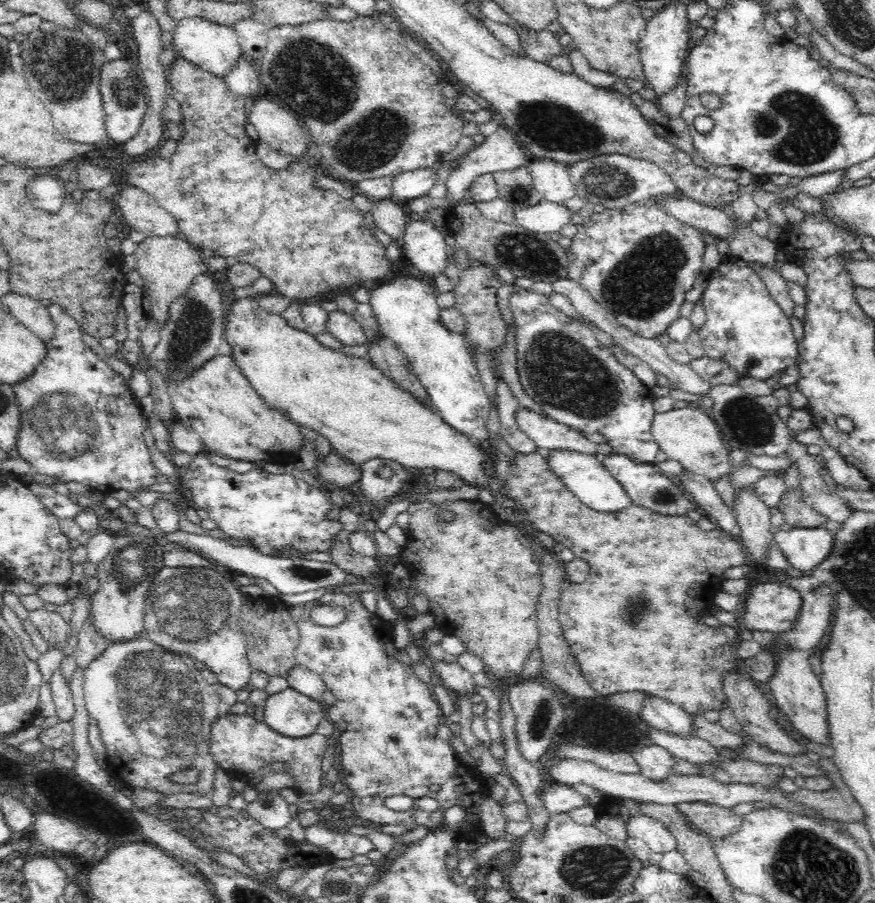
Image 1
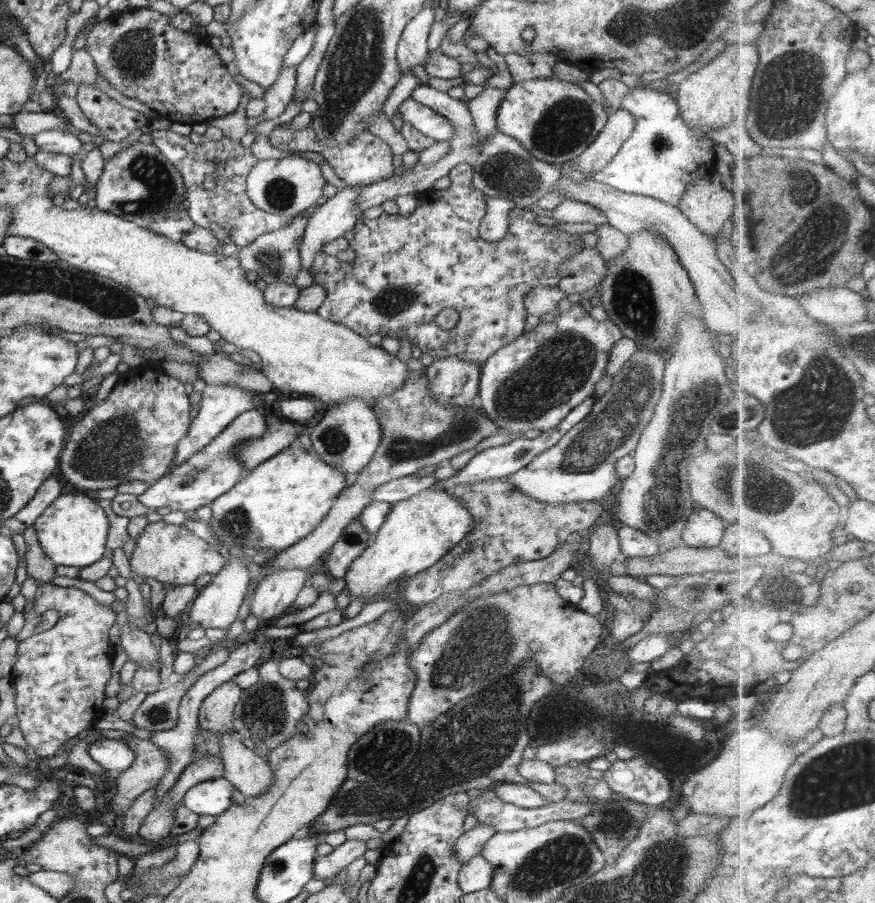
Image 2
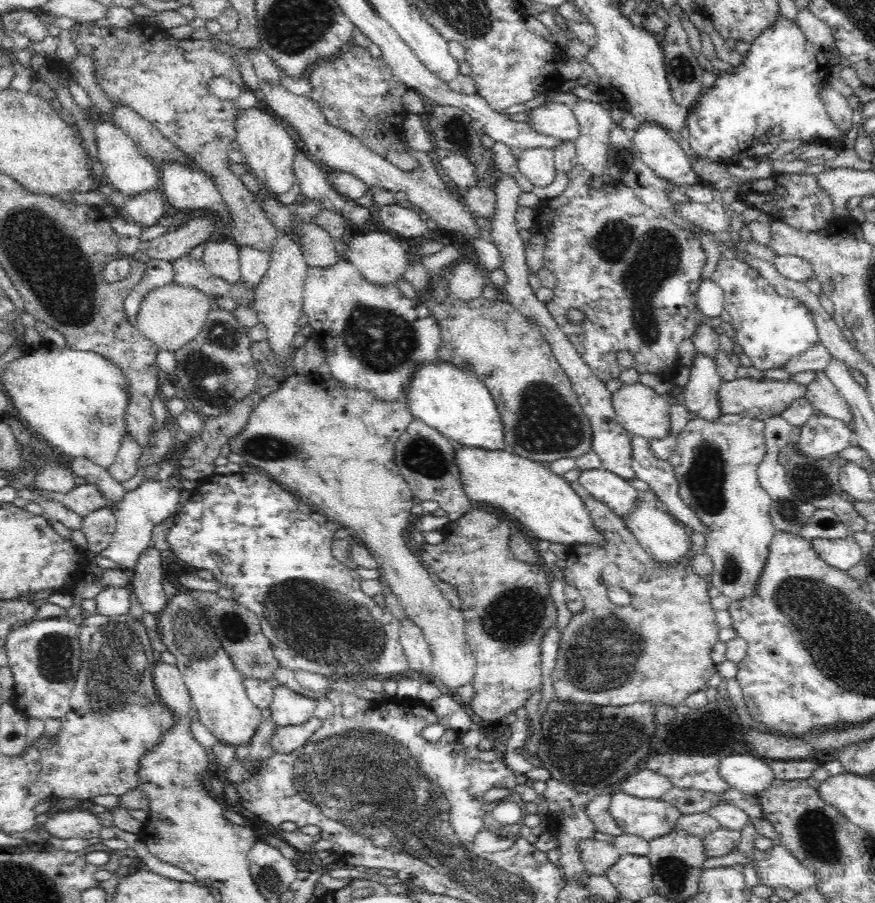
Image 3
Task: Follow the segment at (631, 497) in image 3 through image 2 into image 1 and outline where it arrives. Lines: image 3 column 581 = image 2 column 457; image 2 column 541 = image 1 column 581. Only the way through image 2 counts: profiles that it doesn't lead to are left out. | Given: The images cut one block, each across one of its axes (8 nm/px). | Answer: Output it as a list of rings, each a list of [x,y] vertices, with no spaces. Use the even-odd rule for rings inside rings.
[[[525,407],[516,412],[516,422],[537,447],[548,448],[550,451],[571,450],[590,456],[598,453],[598,444],[584,437],[582,432]]]

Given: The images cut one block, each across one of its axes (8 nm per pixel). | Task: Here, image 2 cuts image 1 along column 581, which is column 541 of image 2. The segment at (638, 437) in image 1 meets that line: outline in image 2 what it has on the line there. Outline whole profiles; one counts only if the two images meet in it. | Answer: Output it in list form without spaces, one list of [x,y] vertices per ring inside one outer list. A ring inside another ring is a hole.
[[[579,303],[564,304],[554,322],[540,321],[535,328],[524,331],[482,363],[477,404],[496,425],[510,433],[522,434],[531,428],[541,431],[556,428],[576,405],[595,396],[594,388],[606,372],[610,350],[621,339],[624,339],[622,329],[612,320],[596,321]]]

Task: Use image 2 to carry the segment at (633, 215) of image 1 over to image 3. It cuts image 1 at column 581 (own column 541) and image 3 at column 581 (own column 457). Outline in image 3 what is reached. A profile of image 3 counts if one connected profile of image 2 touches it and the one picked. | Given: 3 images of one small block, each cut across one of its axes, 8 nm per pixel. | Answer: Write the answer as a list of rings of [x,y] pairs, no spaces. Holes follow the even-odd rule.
[[[576,164],[573,170],[567,174],[569,183],[567,188],[560,194],[560,196],[552,197],[541,201],[538,205],[538,226],[541,226],[541,232],[545,236],[545,248],[543,251],[543,266],[552,271],[556,276],[555,286],[553,287],[554,298],[551,302],[545,304],[550,314],[554,317],[557,325],[562,329],[562,332],[570,339],[570,342],[576,347],[576,350],[582,355],[584,362],[588,365],[594,375],[601,381],[608,381],[611,378],[617,378],[620,374],[620,366],[618,363],[623,359],[628,359],[634,363],[639,374],[656,374],[656,376],[664,376],[664,372],[672,370],[672,368],[679,368],[680,360],[678,354],[678,347],[680,343],[686,339],[691,338],[697,331],[697,326],[700,323],[706,323],[707,317],[703,316],[701,310],[696,305],[696,292],[700,281],[703,279],[700,275],[706,262],[706,255],[703,254],[702,247],[699,245],[698,239],[694,233],[678,226],[674,221],[668,217],[662,216],[658,211],[651,206],[644,204],[634,191],[622,183],[612,183],[604,187],[594,189],[588,187],[588,180],[592,177],[590,172]],[[570,308],[577,308],[584,313],[584,320],[580,324],[571,323],[567,317],[566,312]]]

